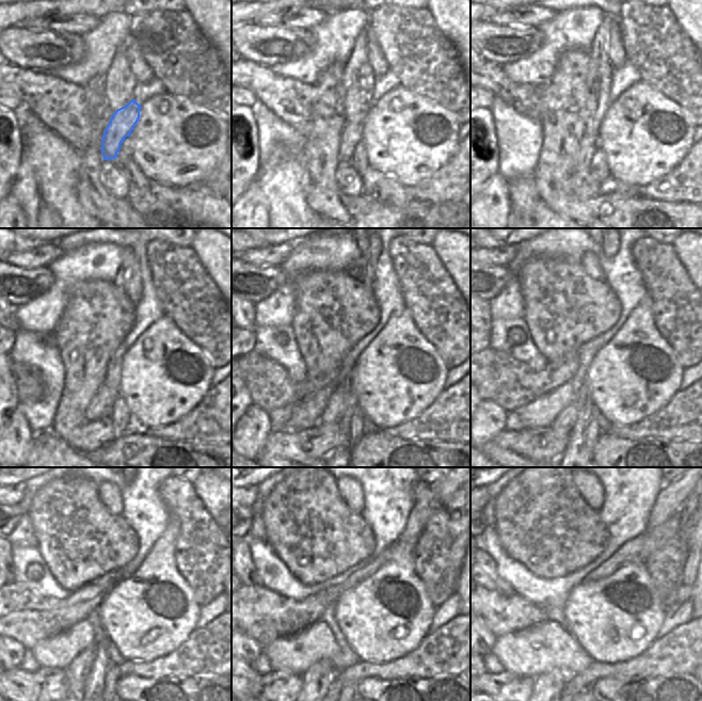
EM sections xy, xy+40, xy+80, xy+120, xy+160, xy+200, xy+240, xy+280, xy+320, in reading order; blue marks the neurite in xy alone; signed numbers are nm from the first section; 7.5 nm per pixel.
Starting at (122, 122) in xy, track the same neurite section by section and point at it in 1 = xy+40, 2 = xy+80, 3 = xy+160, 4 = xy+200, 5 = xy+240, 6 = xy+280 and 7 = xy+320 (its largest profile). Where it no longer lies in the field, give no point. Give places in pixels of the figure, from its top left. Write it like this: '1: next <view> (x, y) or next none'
1: next xy+40 (351, 134)
2: next xy+80 (588, 143)
3: next xy+160 (335, 408)
4: next xy+200 (562, 425)
5: next xy+240 (78, 671)
6: next xy+280 (316, 681)
7: next xy+320 (553, 684)

